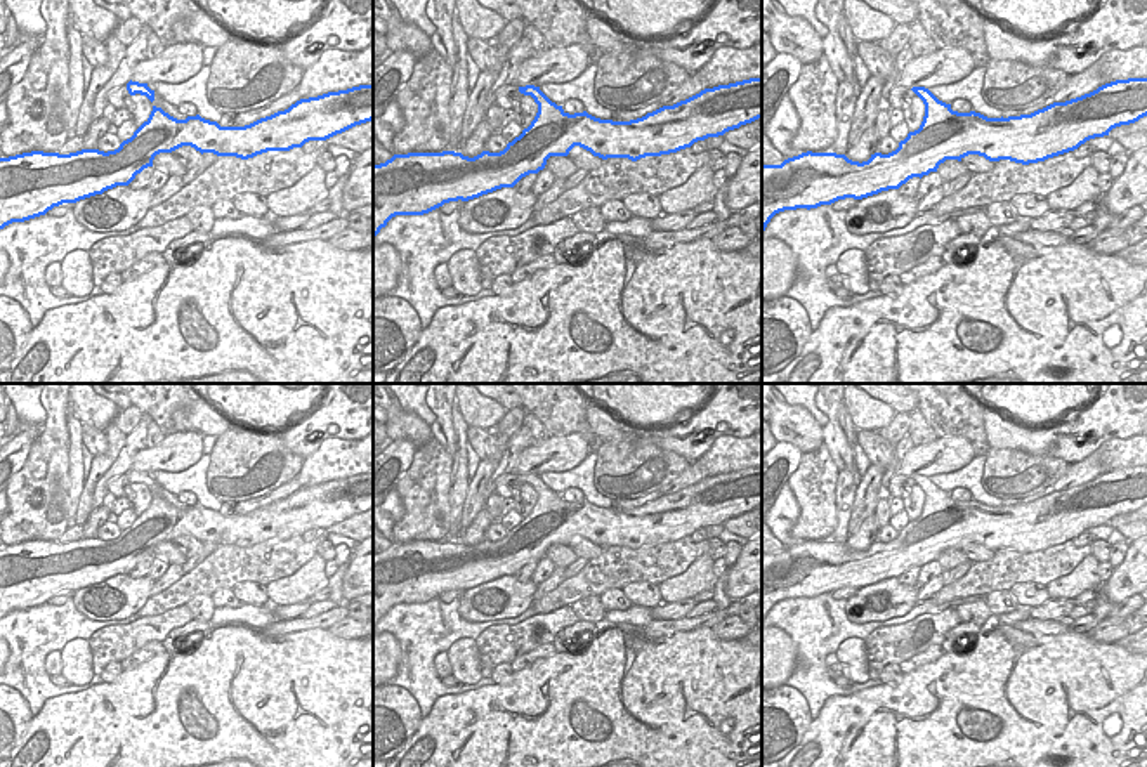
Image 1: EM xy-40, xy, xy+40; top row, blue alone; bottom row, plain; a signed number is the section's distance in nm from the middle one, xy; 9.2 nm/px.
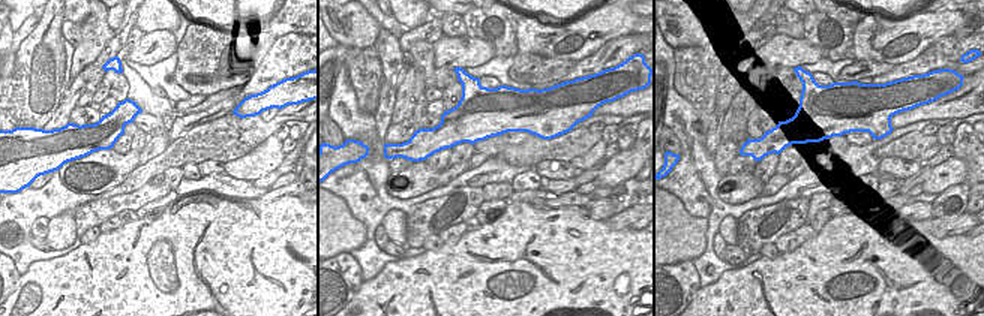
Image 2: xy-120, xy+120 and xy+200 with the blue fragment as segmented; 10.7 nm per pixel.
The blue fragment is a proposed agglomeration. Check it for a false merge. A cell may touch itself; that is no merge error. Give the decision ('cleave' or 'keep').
keep

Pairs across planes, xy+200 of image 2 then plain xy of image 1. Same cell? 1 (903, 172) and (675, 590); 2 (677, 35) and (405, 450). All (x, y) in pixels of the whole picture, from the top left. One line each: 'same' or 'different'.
1: different
2: different

